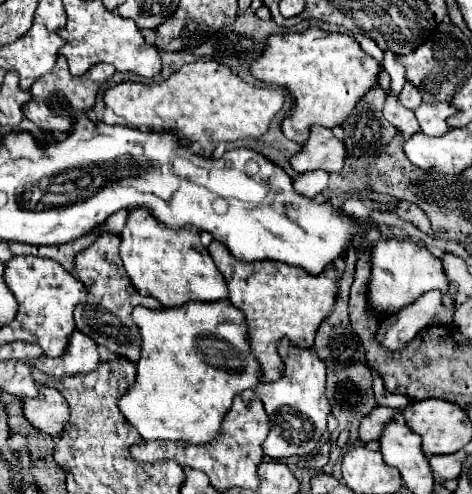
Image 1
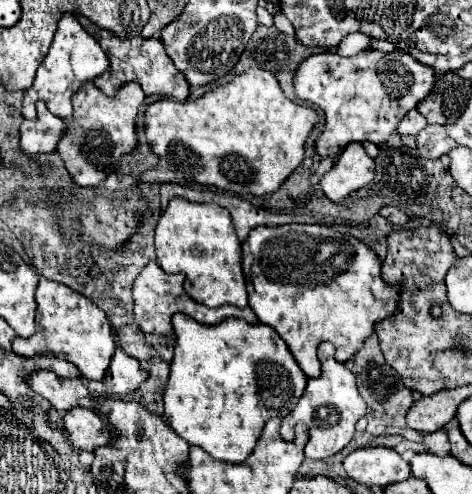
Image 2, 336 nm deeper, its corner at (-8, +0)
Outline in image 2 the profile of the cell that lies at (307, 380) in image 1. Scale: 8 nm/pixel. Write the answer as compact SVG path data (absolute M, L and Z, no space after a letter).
M322 342L318 346L318 360L322 364L322 374L318 378L308 378L308 388L290 414L294 420L302 420L308 426L304 454L310 460L322 460L342 450L354 436L356 422L366 414L366 404L356 390L356 378L344 364L336 362L334 346L330 342Z

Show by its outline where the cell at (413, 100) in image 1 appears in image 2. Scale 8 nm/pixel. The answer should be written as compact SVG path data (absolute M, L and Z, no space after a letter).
M412 108L412 112L408 112L408 116L404 116L404 120L400 120L398 132L400 134L412 134L412 136L416 136L424 126L426 126L424 116L420 116L420 112L416 108Z

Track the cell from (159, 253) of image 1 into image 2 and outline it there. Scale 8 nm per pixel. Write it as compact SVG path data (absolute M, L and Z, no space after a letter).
M172 198L168 202L168 208L160 214L156 224L156 262L164 272L182 272L186 276L184 290L186 294L208 308L218 308L224 304L246 308L248 306L248 292L246 292L246 280L242 276L240 268L240 240L234 234L234 226L230 220L230 214L226 208L218 204L196 204L180 198Z

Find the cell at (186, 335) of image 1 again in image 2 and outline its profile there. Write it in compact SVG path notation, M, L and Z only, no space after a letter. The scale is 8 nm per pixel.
M186 314L172 316L176 332L174 358L170 362L170 376L164 388L164 418L188 444L200 446L216 460L244 462L252 452L264 422L272 416L284 418L296 406L306 388L306 374L296 366L290 350L276 330L262 322L250 324L240 318L224 318L220 324L198 324Z

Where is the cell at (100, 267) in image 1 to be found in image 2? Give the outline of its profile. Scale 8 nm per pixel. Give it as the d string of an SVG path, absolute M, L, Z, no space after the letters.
M148 262L144 266L144 270L138 274L138 278L134 280L134 288L132 288L132 296L134 296L134 320L138 324L138 330L148 338L148 344L152 344L152 348L156 348L162 356L164 362L172 360L172 348L176 344L176 336L170 324L172 314L176 312L184 312L188 316L194 316L198 322L204 324L216 324L222 318L244 318L248 322L256 322L258 318L254 316L254 312L246 306L246 308L234 308L234 306L222 306L222 308L206 308L206 306L198 306L196 302L188 300L188 294L182 288L184 282L184 274L164 274L164 270L156 264L156 262Z

